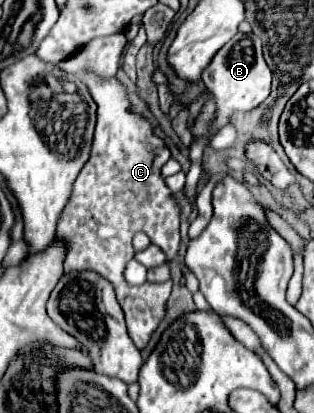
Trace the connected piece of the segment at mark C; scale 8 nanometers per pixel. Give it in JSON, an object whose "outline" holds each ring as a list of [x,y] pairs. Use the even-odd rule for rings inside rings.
{"outline":[[[85,74],[83,82],[97,102],[95,140],[91,156],[73,182],[71,198],[57,222],[57,236],[69,244],[65,272],[91,268],[115,286],[117,300],[125,312],[129,336],[141,350],[165,316],[171,280],[163,284],[145,282],[143,286],[129,286],[123,280],[123,270],[135,254],[131,238],[139,230],[143,230],[169,260],[177,256],[179,208],[161,176],[161,166],[171,158],[171,154],[165,142],[153,134],[151,124],[143,116],[129,112],[127,92],[117,78],[103,80],[93,74]]]}

